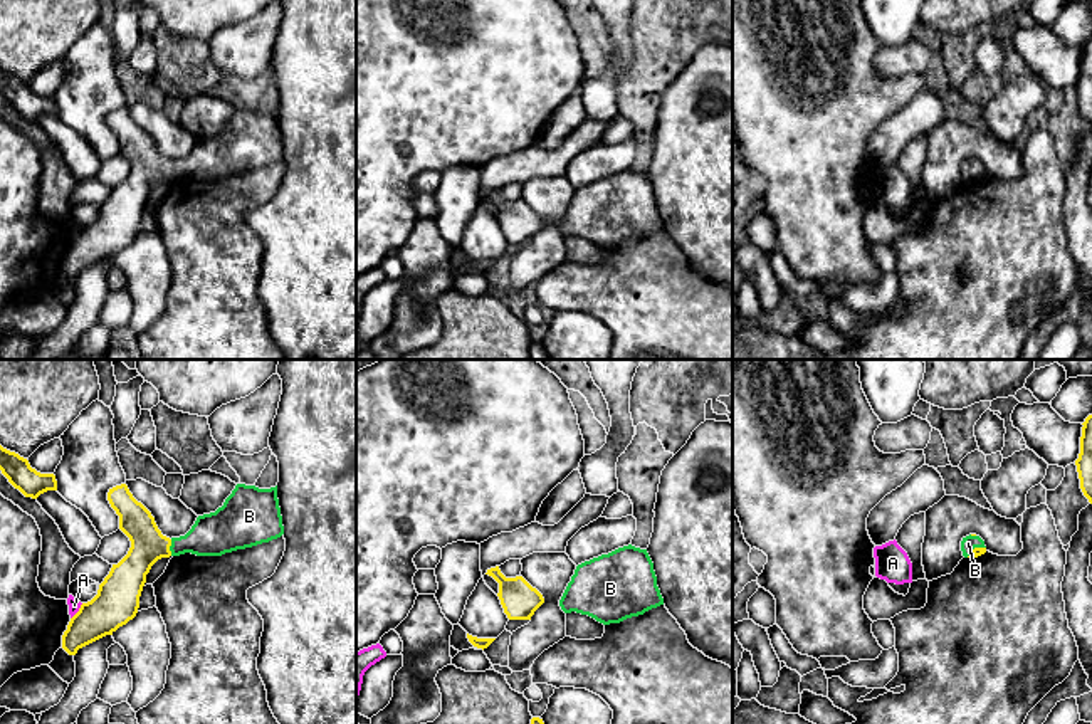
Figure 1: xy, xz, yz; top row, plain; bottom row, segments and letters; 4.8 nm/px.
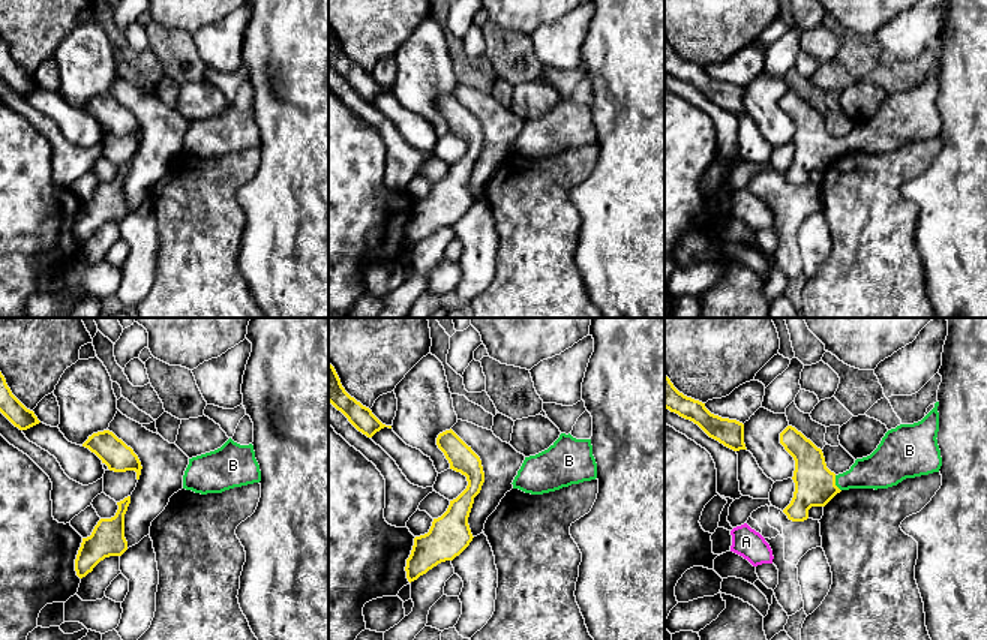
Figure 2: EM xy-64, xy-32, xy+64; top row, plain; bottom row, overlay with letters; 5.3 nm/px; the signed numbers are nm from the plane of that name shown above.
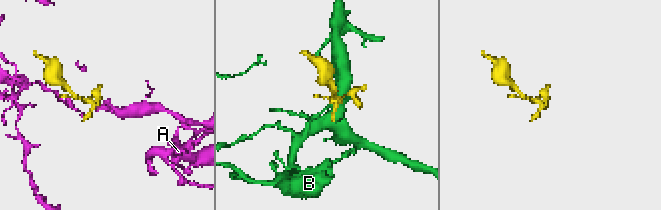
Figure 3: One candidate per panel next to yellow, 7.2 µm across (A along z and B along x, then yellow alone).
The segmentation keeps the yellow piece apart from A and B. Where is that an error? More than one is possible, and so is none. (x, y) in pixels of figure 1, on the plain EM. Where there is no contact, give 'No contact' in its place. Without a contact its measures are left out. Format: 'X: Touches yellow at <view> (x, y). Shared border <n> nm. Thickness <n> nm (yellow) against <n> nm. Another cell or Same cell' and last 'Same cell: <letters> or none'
A: Touches yellow at xy (78, 236). Shared border 100 nm. Thickness 200 nm (yellow) against 60 nm. Another cell
B: Touches yellow at xy (168, 172). Shared border 80 nm. Thickness 170 nm (yellow) against 200 nm. Same cell
Same cell: B

